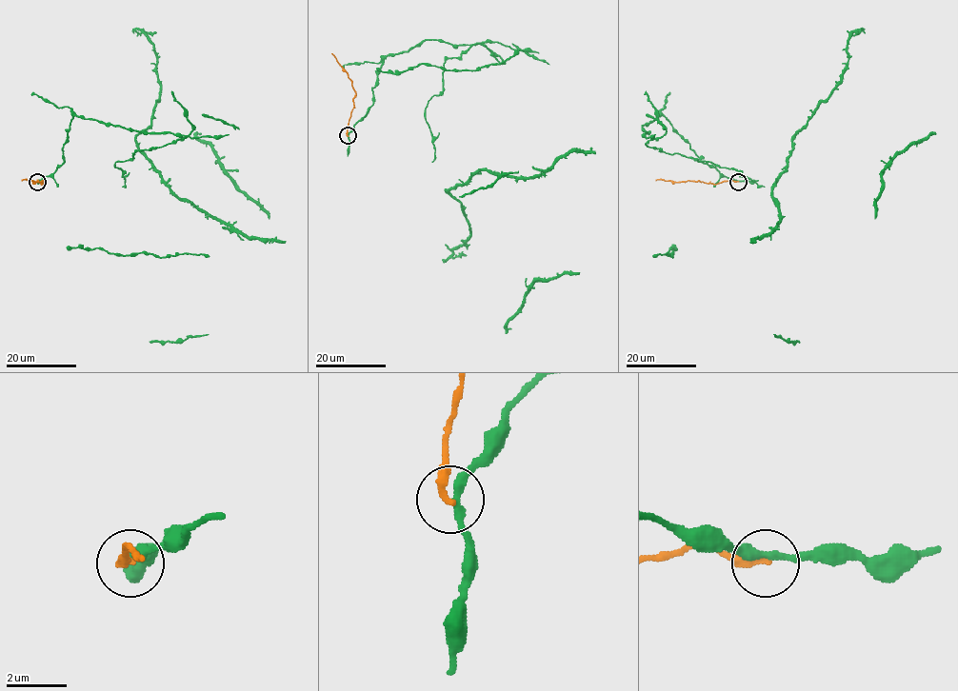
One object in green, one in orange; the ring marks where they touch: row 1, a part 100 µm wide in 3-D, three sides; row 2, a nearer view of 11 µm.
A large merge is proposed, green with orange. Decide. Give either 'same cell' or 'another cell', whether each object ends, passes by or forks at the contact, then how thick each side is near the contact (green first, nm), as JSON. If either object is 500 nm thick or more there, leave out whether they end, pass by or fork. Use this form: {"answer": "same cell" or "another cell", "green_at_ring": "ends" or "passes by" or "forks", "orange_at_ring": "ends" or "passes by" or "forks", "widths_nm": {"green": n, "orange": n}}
{"answer": "another cell", "green_at_ring": "passes by", "orange_at_ring": "ends", "widths_nm": {"green": 260, "orange": 260}}

